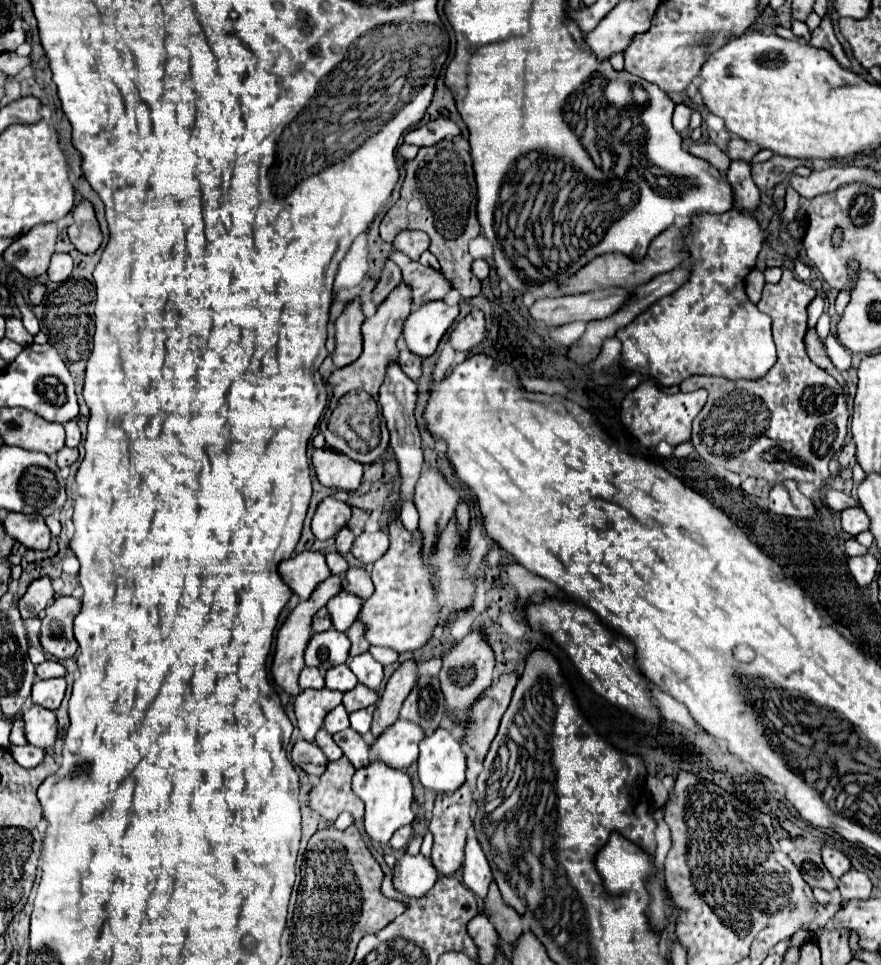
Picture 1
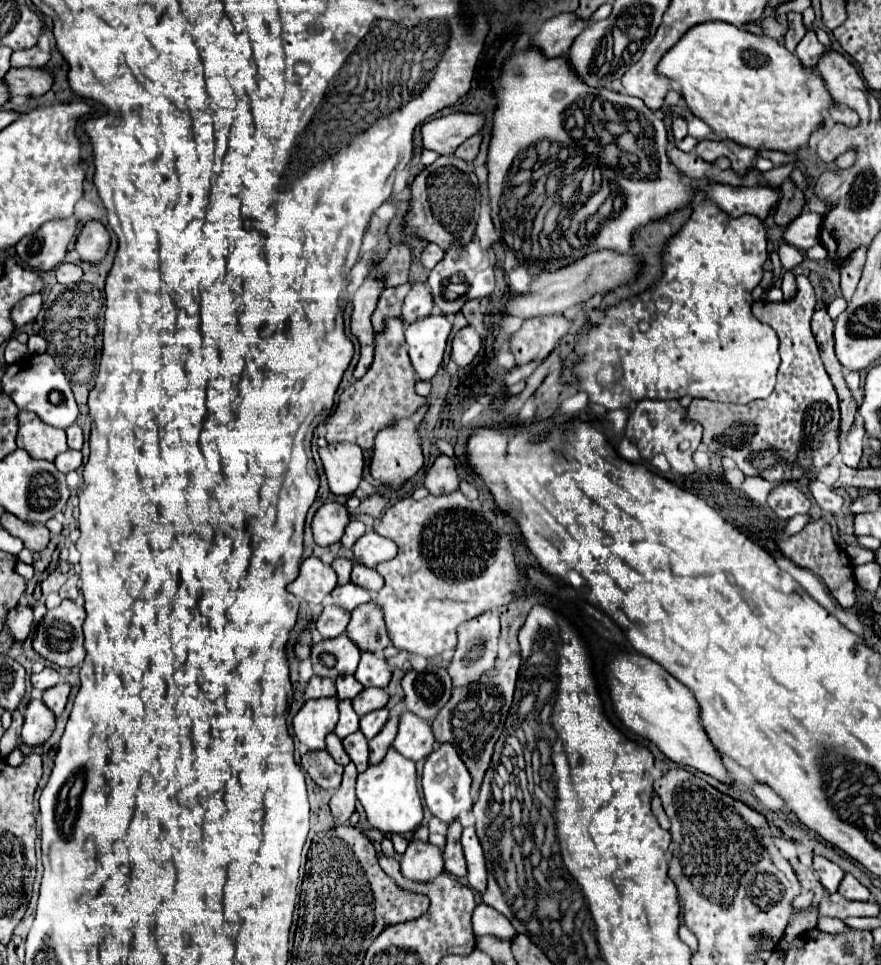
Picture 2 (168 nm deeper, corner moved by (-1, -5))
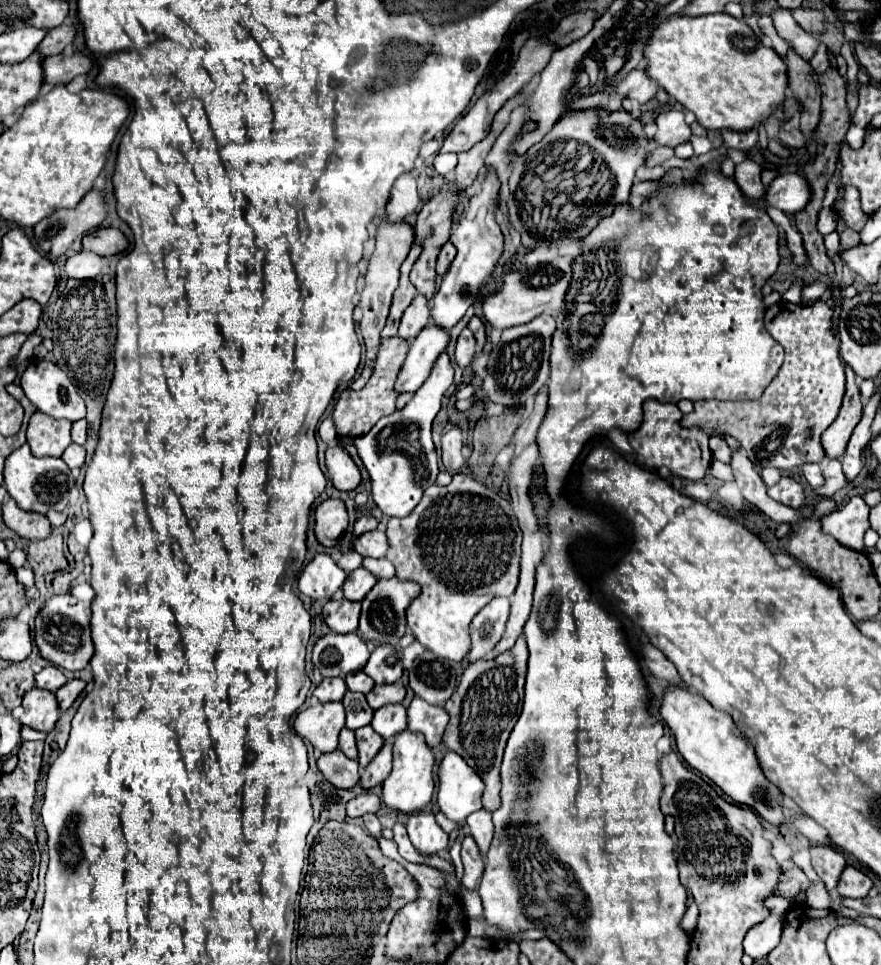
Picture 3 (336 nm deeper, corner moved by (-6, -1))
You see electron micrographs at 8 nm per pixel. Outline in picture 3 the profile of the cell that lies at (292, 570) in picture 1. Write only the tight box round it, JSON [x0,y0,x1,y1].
[299,553,347,599]

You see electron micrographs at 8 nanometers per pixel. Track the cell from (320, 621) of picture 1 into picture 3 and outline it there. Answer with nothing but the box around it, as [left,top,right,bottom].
[323,588,361,633]

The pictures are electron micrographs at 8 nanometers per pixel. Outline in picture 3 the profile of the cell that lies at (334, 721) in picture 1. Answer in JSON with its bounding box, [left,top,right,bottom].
[343,691,373,729]

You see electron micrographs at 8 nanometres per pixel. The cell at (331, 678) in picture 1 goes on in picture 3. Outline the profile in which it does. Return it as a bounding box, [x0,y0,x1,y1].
[345,671,375,693]

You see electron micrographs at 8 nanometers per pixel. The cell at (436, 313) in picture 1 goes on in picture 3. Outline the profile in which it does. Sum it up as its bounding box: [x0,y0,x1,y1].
[395,323,449,393]

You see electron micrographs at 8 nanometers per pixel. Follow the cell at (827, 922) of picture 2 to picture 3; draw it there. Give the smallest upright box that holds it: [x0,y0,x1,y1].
[807,879,831,911]

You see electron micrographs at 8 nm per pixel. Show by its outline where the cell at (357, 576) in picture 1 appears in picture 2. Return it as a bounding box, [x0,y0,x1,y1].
[352,563,384,595]

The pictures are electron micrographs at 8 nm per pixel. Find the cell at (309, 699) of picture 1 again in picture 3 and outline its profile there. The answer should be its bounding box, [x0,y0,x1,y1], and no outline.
[293,701,345,753]

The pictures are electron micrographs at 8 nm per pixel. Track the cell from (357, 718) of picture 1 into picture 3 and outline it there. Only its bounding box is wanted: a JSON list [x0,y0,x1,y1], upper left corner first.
[371,705,407,741]

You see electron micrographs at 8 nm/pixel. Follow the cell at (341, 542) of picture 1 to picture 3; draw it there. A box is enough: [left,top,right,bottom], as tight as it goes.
[353,515,379,537]

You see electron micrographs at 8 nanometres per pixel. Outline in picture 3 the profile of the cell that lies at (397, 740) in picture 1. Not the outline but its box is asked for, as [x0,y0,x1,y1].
[407,697,449,749]

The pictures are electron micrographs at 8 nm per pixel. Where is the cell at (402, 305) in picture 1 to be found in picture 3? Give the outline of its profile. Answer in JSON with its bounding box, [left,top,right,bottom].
[333,337,409,437]

